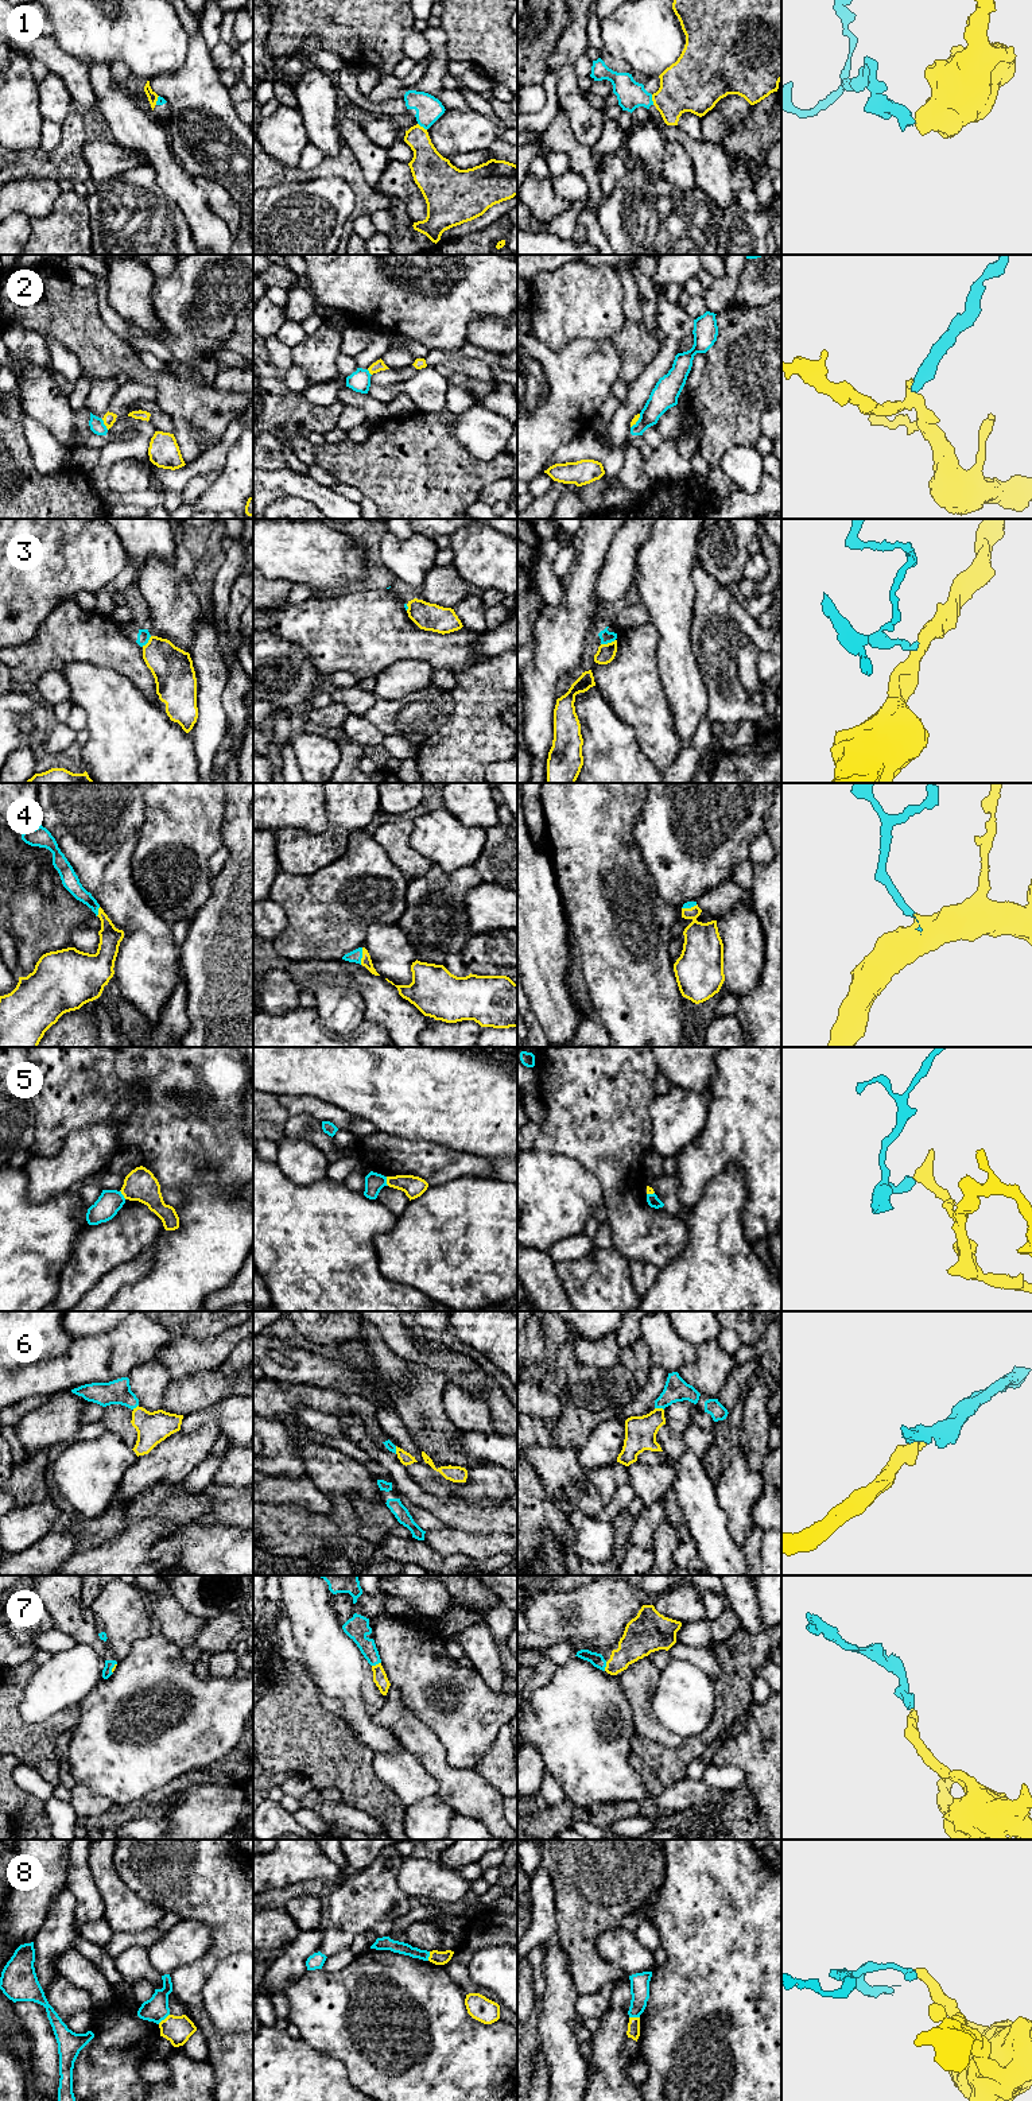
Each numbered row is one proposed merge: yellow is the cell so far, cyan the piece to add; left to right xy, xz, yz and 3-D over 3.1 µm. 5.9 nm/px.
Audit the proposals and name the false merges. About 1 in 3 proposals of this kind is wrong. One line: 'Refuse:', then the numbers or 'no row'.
Refuse: 1, 2, 3, 5, 6, 8

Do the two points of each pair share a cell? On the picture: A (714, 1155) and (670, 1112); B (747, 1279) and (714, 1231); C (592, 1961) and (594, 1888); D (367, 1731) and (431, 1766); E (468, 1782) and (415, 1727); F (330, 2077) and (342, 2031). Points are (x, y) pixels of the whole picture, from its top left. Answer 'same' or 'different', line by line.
A: different
B: same
C: same
D: different
E: same
F: different

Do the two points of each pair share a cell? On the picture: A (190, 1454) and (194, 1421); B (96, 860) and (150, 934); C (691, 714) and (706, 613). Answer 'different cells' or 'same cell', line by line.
A: different cells
B: same cell
C: different cells

